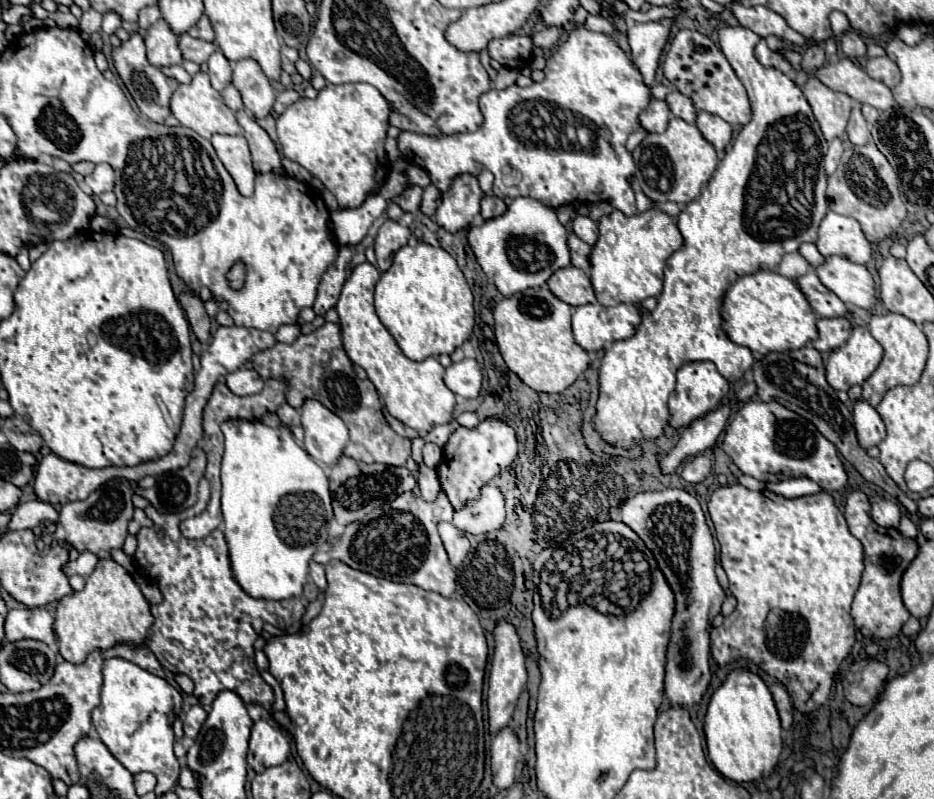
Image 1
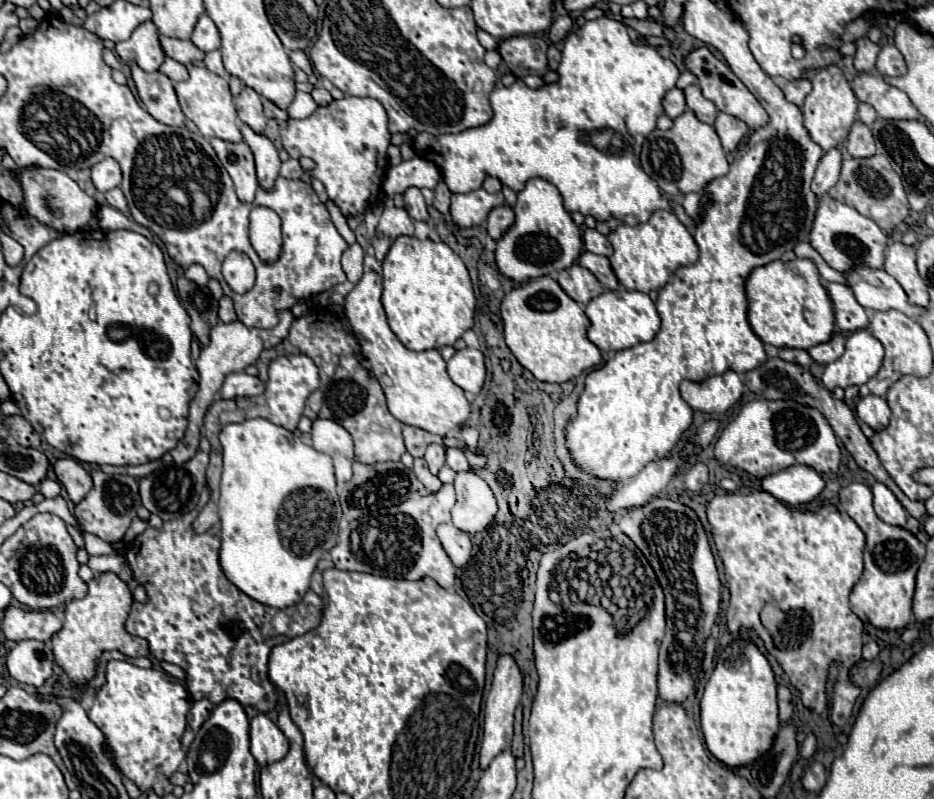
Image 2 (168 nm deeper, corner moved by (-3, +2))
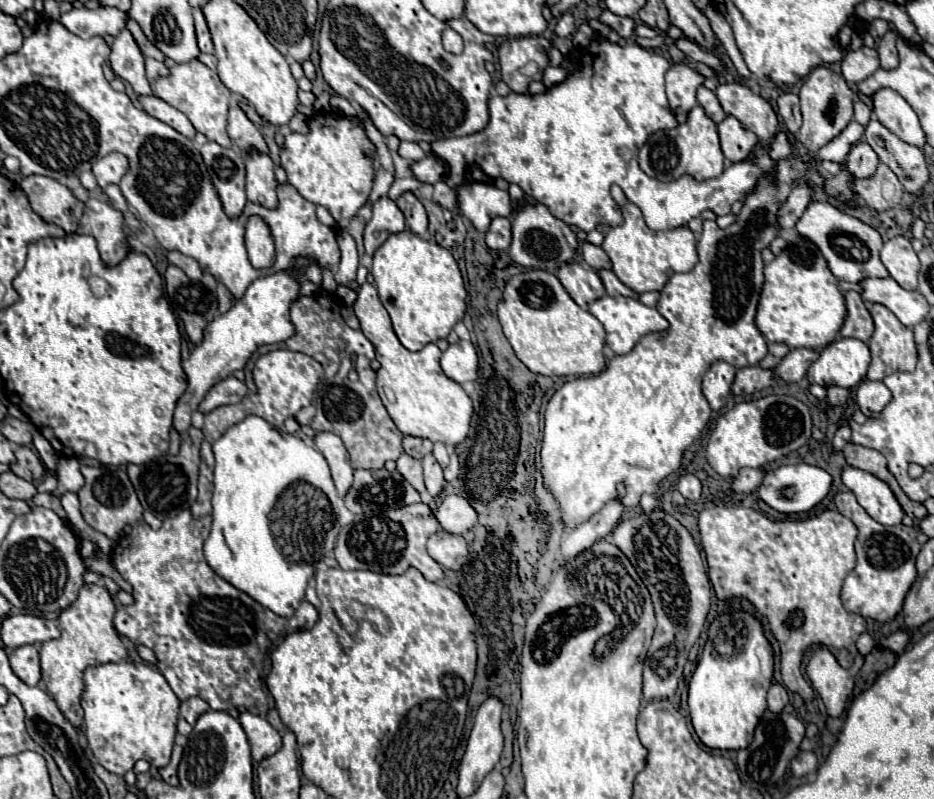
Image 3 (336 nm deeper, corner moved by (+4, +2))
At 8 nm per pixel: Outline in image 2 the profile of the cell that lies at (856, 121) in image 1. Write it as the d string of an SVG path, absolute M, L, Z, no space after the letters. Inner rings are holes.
M862 122L854 124L848 136L848 144L846 144L848 152L852 158L870 158L876 154L876 144L874 144L874 136L870 132L870 128Z

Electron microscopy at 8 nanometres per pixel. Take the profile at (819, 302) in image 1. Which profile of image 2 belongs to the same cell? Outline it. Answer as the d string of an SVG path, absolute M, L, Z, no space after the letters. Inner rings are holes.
M826 284L826 288L834 302L838 330L842 330L842 332L864 330L868 326L868 316L866 316L866 310L856 302L854 294L850 294L850 286Z

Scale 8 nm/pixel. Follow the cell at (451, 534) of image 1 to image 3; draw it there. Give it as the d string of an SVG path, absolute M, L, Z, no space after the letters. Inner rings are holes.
M439 530L429 538L427 550L433 560L449 570L461 570L461 566L469 560L467 542L463 540L463 536L449 534L445 530Z

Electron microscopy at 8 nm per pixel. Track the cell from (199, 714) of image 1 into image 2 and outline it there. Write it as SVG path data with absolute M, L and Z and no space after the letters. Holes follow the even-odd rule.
M206 700L192 702L190 714L188 714L188 726L196 732L204 724L204 720L210 716L210 712L212 712L212 704L210 702L206 702Z

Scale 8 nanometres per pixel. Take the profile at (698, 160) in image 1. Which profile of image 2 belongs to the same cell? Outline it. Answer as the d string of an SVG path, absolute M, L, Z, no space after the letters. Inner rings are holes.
M692 110L678 116L670 130L652 130L642 146L640 162L644 172L672 198L682 198L688 192L702 192L714 178L724 176L728 170L728 160L714 126L700 122Z

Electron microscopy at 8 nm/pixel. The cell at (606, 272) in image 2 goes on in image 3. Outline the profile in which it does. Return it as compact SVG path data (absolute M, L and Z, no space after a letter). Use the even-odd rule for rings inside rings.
M601 268L601 270L597 270L597 274L599 274L599 278L603 280L605 292L607 292L609 296L633 296L633 298L639 298L639 296L637 296L631 288L627 288L611 270Z

